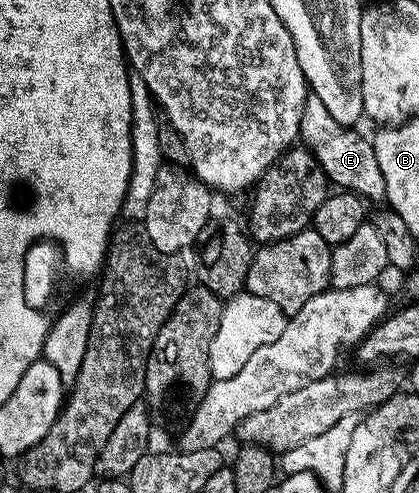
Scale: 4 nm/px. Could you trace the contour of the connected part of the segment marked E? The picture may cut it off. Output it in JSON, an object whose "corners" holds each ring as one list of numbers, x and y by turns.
{"corners":[[310,94,304,99,299,143,312,151,314,158,328,175,329,181,337,189,352,192,365,202,383,201,386,197,386,178,382,178,374,146,367,135,359,136,356,131,355,127,339,124,330,114,330,110,322,106,322,98]]}

